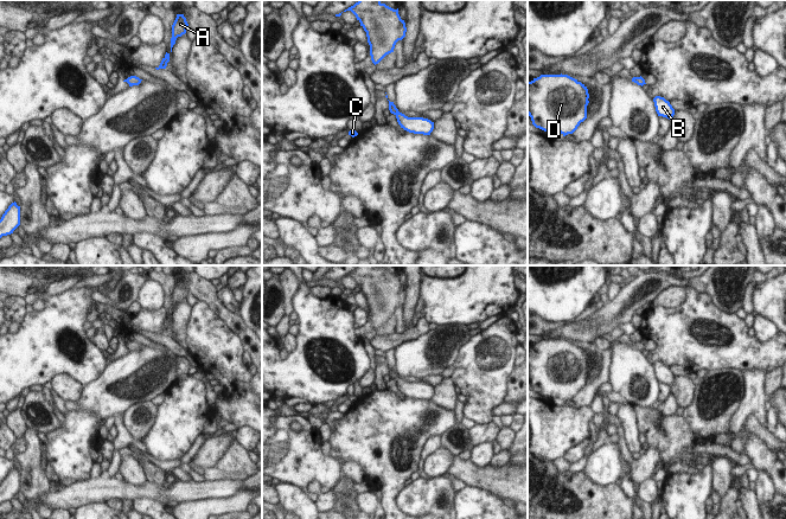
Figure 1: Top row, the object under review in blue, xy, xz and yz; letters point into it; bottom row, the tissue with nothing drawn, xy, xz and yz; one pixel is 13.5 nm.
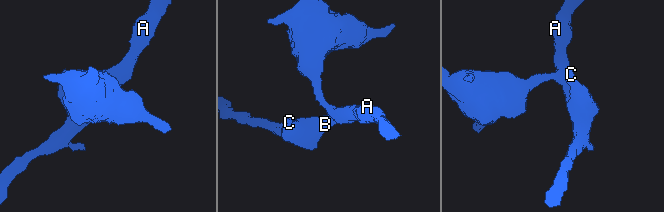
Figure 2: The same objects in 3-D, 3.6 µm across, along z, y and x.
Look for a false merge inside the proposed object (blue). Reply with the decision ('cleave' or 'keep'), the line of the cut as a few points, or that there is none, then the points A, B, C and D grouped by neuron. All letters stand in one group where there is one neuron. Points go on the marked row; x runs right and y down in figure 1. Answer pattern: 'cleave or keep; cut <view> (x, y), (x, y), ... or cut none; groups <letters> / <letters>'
keep; cut none; groups A B C D

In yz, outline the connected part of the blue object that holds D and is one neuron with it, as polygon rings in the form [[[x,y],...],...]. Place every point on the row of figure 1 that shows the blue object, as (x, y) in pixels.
[[[541,75],[528,82],[528,115],[544,132],[573,134],[587,118],[589,94],[568,75]]]

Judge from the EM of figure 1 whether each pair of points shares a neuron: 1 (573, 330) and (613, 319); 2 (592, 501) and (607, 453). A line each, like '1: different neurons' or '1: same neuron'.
1: same neuron
2: different neurons

